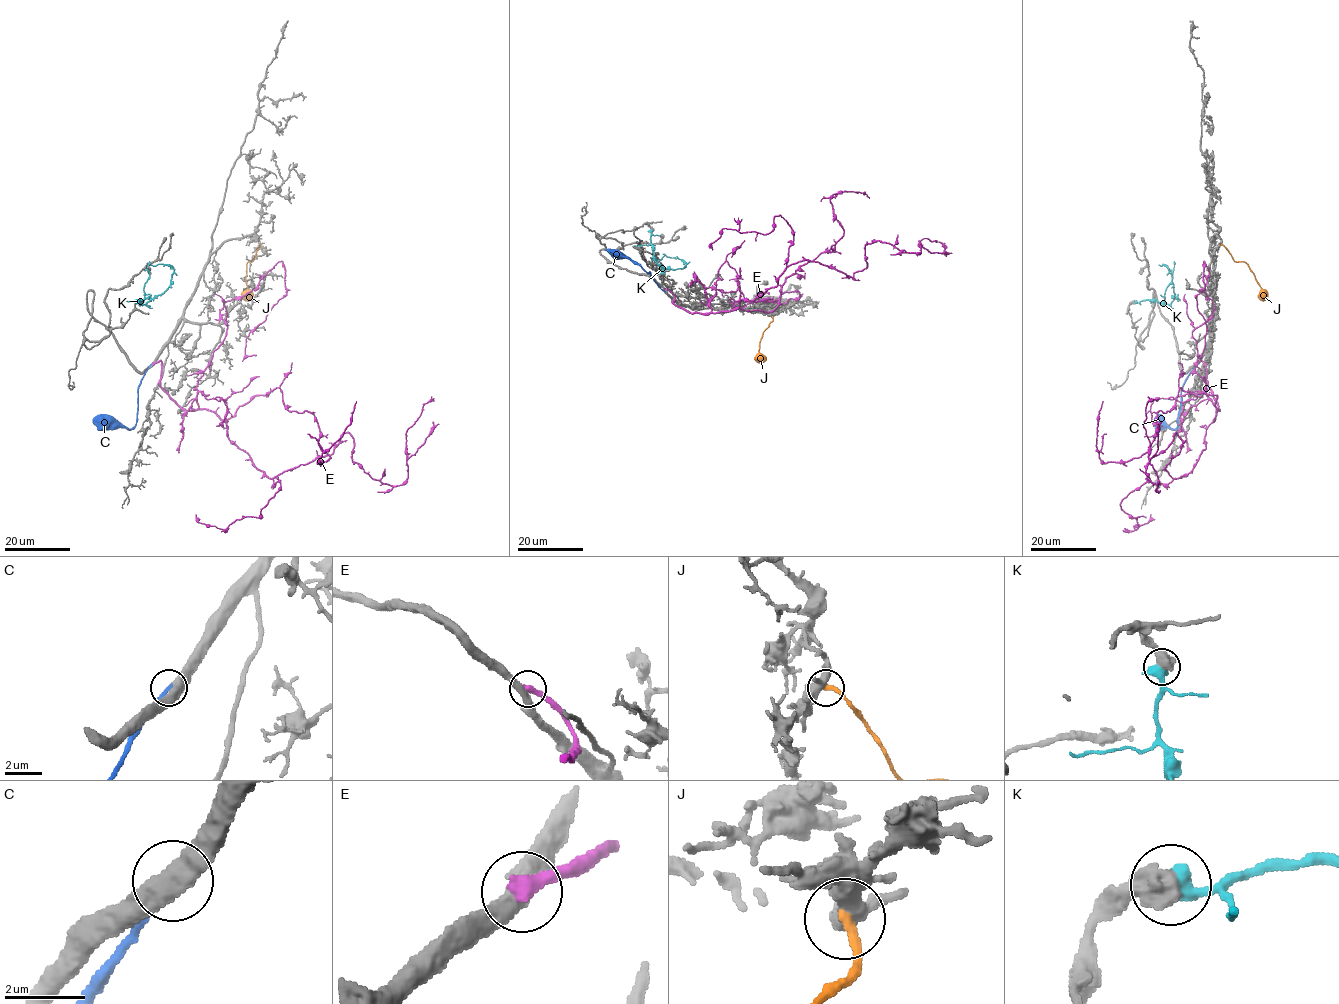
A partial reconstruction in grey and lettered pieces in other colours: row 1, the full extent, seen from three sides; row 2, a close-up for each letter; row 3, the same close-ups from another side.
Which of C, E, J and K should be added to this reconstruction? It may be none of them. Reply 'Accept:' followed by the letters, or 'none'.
Accept: C

